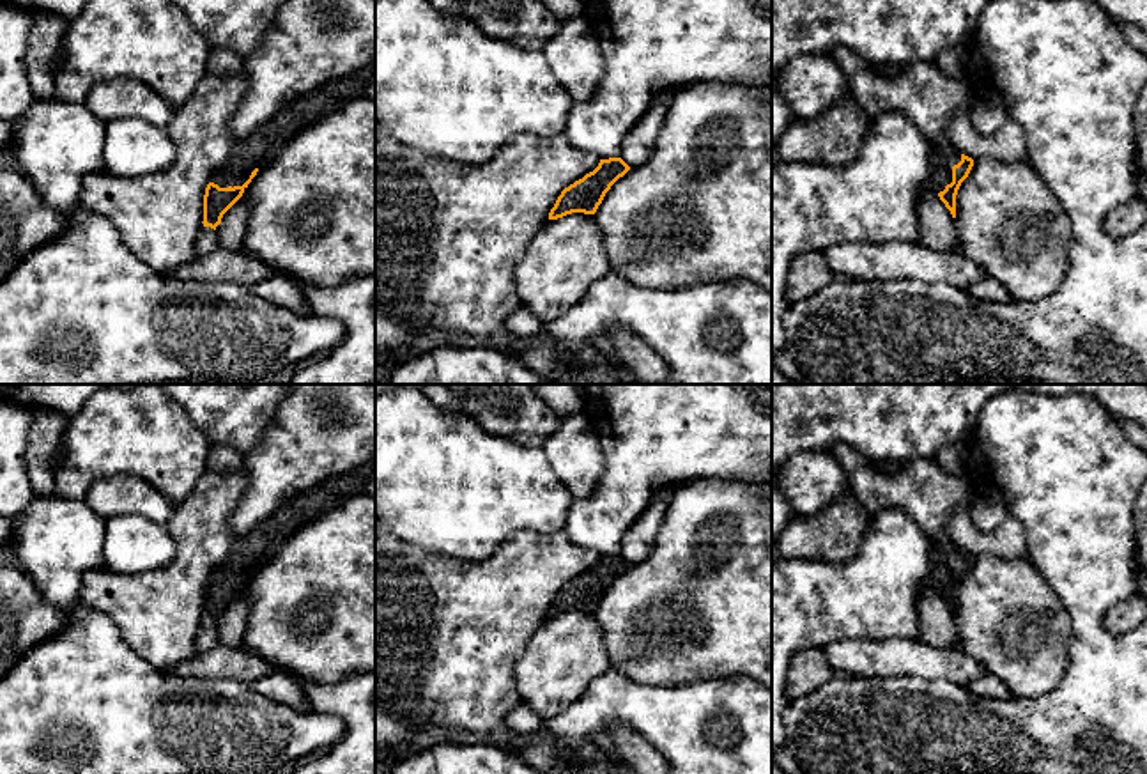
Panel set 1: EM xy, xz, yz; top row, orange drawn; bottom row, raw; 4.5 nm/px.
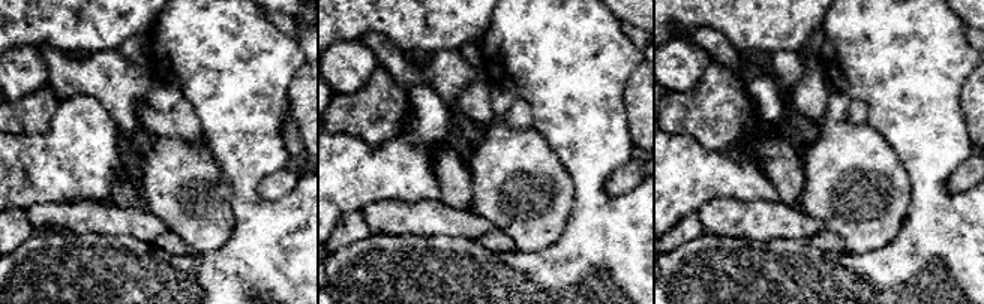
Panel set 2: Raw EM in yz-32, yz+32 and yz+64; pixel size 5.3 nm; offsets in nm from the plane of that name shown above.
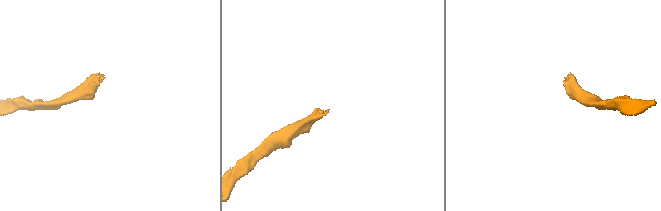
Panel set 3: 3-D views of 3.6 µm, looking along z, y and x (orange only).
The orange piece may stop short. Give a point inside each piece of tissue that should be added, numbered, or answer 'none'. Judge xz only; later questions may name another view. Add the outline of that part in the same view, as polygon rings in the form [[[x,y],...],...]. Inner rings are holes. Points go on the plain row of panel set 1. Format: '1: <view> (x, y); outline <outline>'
none

